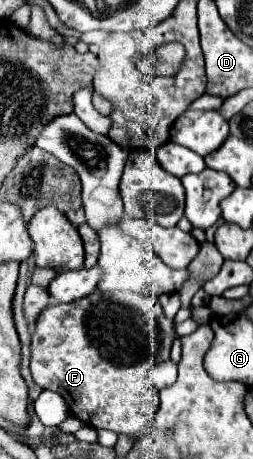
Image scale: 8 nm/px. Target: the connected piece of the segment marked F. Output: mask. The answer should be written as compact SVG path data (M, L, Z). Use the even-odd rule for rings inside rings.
M94 291L74 303L48 305L36 319L32 329L32 377L40 389L60 393L68 411L82 423L94 429L110 429L126 435L132 441L152 431L152 421L158 411L158 391L150 383L152 367L170 359L170 349L176 339L174 321L168 319L156 297L130 295L124 291Z

